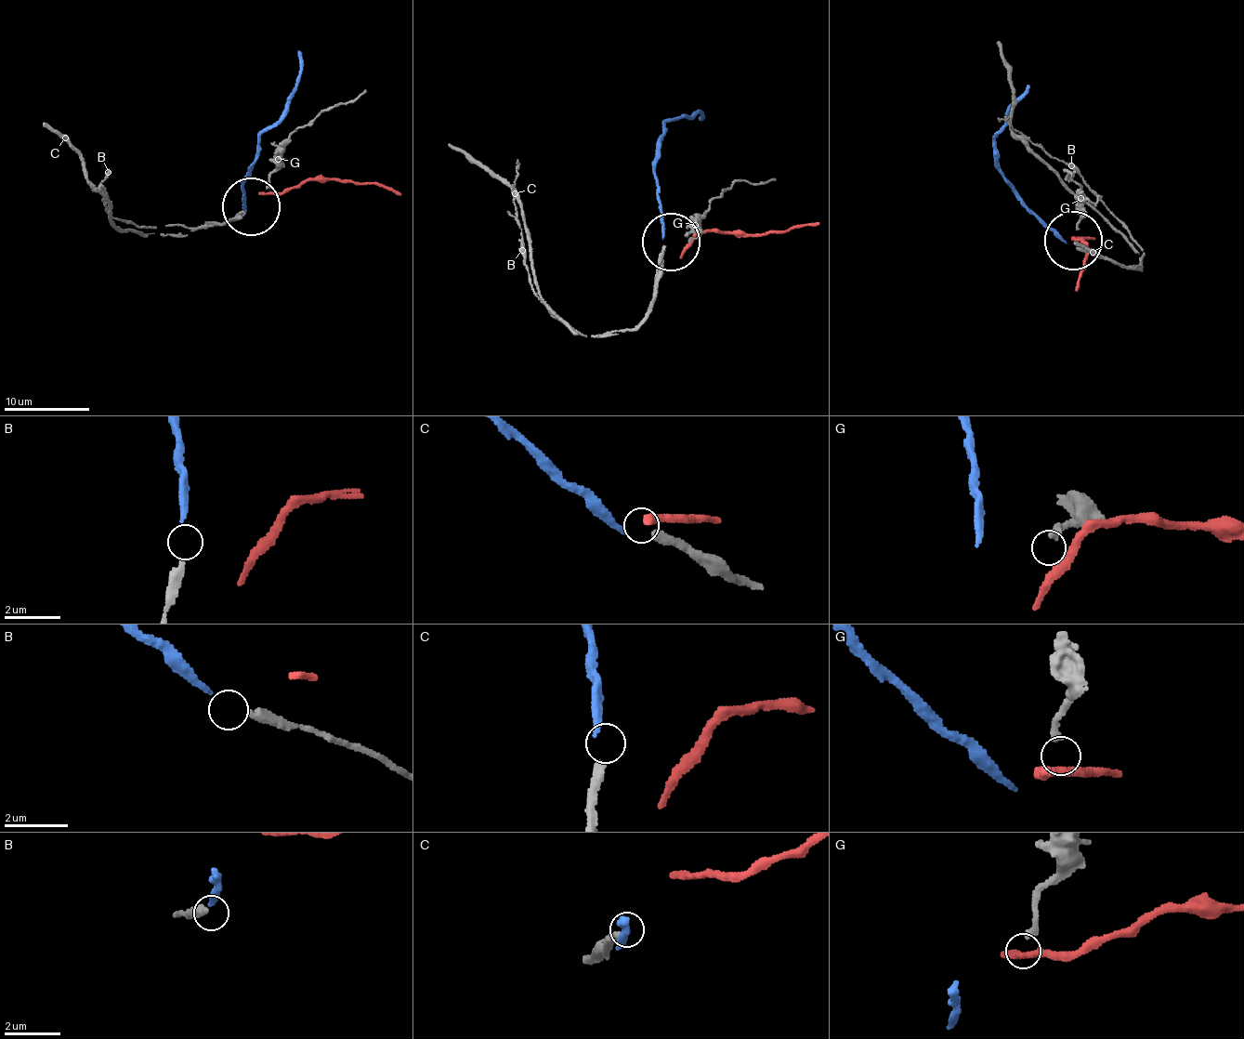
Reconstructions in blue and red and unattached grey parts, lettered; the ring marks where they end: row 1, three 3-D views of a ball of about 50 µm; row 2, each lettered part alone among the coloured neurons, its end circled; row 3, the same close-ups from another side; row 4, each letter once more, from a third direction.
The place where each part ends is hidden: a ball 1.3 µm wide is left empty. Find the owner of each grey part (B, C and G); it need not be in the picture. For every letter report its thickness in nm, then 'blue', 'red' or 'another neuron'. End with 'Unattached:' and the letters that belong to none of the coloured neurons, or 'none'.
B: 300 nm thick; another neuron
C: 280 nm thick; another neuron
G: 240 nm thick; another neuron
Unattached: B, C, G

